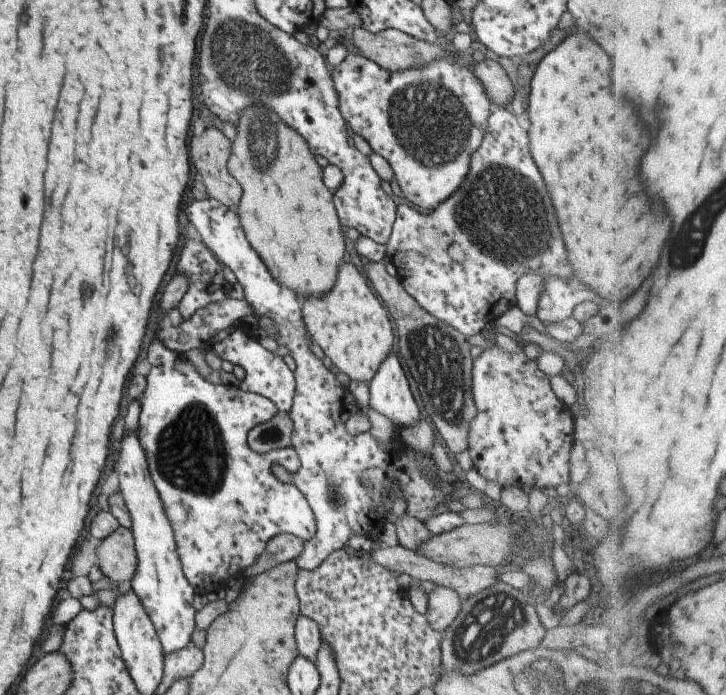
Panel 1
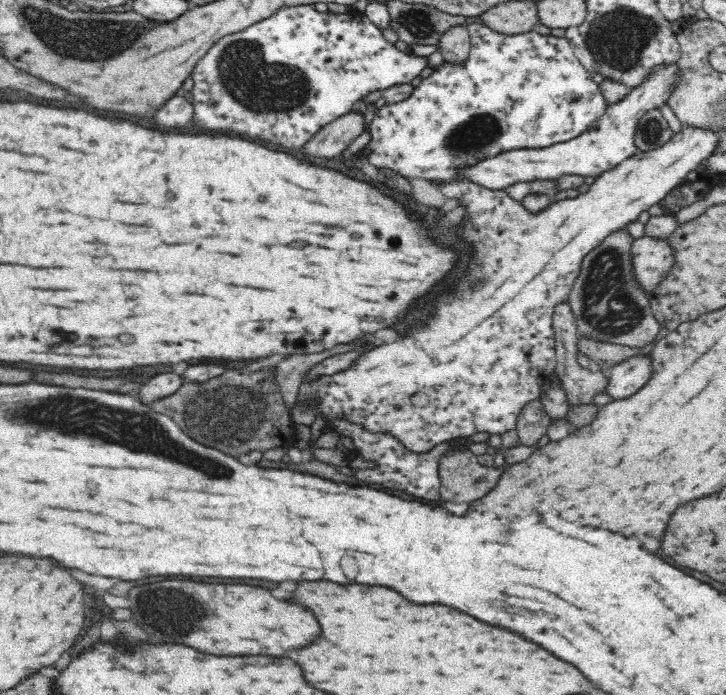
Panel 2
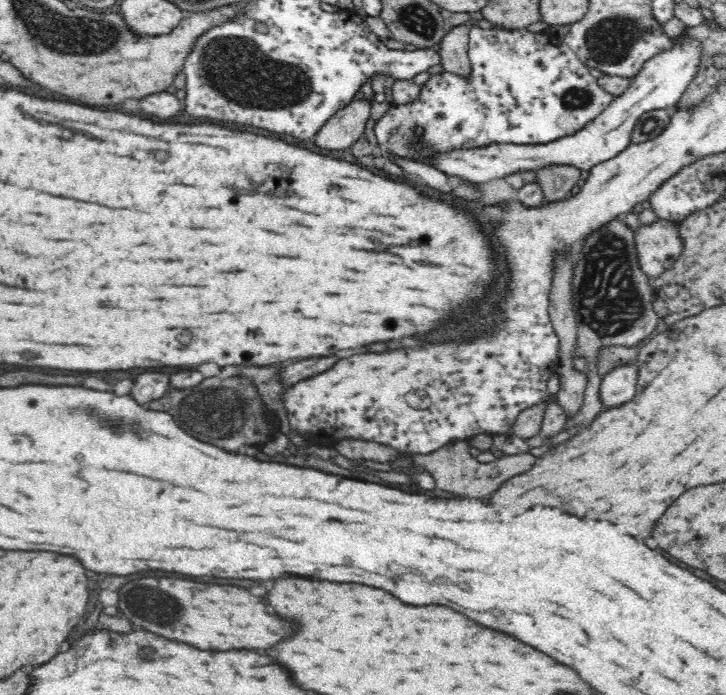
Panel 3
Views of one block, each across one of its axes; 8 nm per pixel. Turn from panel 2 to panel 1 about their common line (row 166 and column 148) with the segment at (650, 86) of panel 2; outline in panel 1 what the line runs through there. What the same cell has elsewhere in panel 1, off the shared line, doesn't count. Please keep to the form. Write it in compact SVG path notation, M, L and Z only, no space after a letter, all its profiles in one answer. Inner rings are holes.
M126 430L126 436L119 439L119 456L117 456L113 472L117 471L118 492L124 500L124 505L130 514L130 530L134 538L134 547L136 550L136 571L130 580L130 590L136 594L136 597L139 597L157 633L161 648L164 650L164 654L168 655L169 653L174 653L187 647L191 643L190 638L194 628L194 610L191 602L193 602L195 590L184 577L182 566L176 553L172 526L169 524L168 518L164 513L164 506L148 473L145 453L139 444L138 438L135 434Z

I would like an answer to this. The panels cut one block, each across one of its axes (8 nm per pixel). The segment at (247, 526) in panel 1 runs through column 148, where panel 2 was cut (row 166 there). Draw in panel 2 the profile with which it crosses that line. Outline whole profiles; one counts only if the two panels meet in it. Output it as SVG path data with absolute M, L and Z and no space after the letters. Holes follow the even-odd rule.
M478 23L465 24L465 27L468 29L470 39L470 50L466 60L456 62L456 64L444 60L438 67L433 69L427 78L421 80L421 83L414 88L410 96L406 97L406 100L401 100L401 102L397 102L396 104L385 104L377 110L373 118L374 120L372 120L372 125L368 130L370 135L368 144L346 164L346 170L360 172L364 164L369 164L370 166L374 166L376 172L380 169L392 169L396 174L408 179L408 181L422 178L435 186L447 185L448 183L455 183L456 181L466 181L468 178L461 176L461 172L468 167L473 167L478 163L482 163L483 160L492 158L506 151L521 148L543 149L553 144L572 140L580 136L583 132L586 132L586 130L590 130L593 124L597 123L600 117L605 113L608 106L606 99L604 99L600 92L599 84L594 82L591 76L592 74L581 64L566 37L544 36L534 31L525 32L516 36L508 36L497 33L494 29Z

